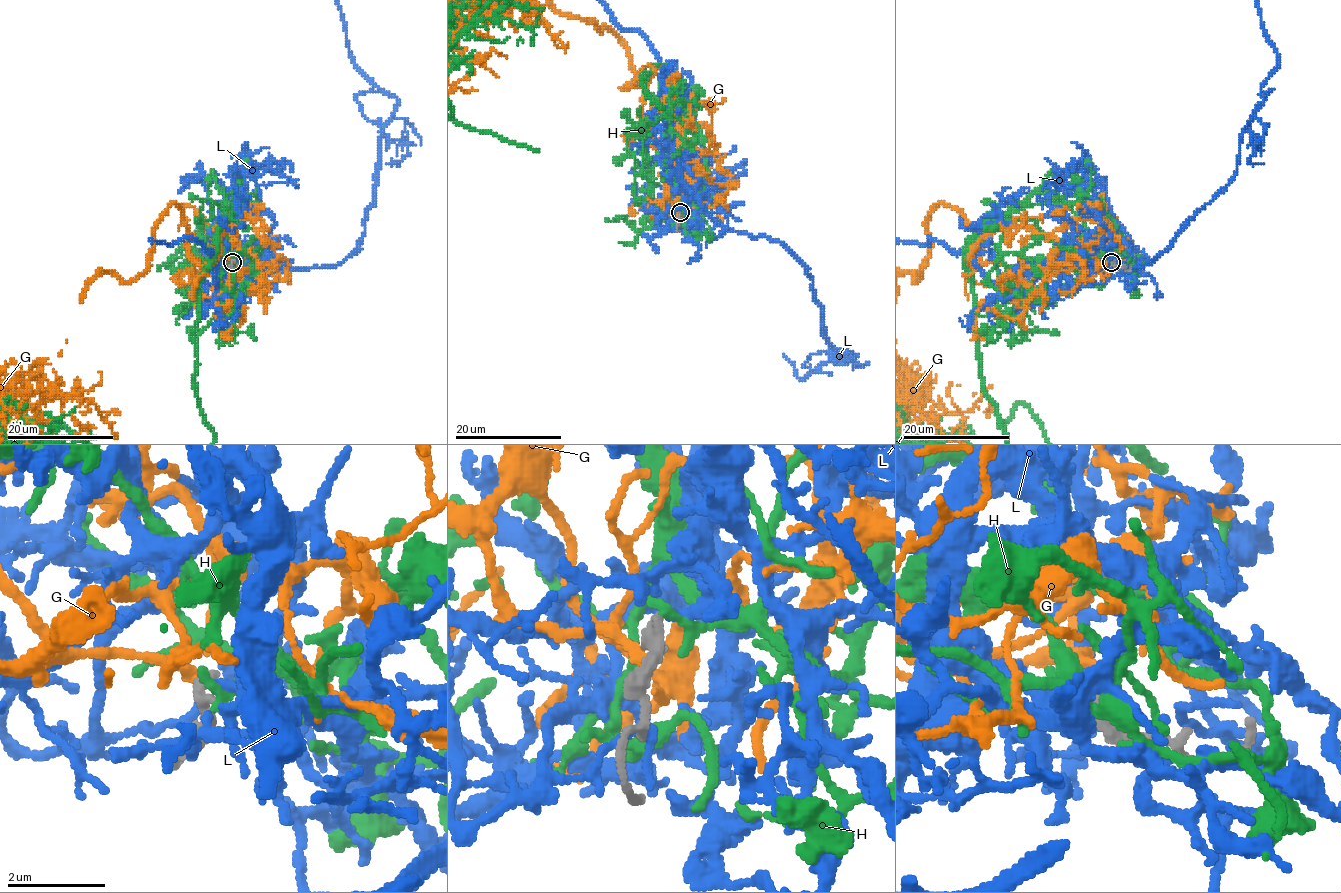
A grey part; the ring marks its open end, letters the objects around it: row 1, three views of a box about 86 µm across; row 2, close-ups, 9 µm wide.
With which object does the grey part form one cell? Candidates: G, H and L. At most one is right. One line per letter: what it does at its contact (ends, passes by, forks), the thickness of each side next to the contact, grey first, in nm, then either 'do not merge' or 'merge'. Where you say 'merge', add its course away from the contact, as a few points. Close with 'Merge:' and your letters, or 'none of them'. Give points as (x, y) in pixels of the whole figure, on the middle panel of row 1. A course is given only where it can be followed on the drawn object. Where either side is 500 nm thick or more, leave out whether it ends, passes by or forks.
G: it passes by | 280/160 nm | do not merge
H: it ends | 320/220 nm | do not merge
L: it ends | 300/200 nm | merge
Merge: L

